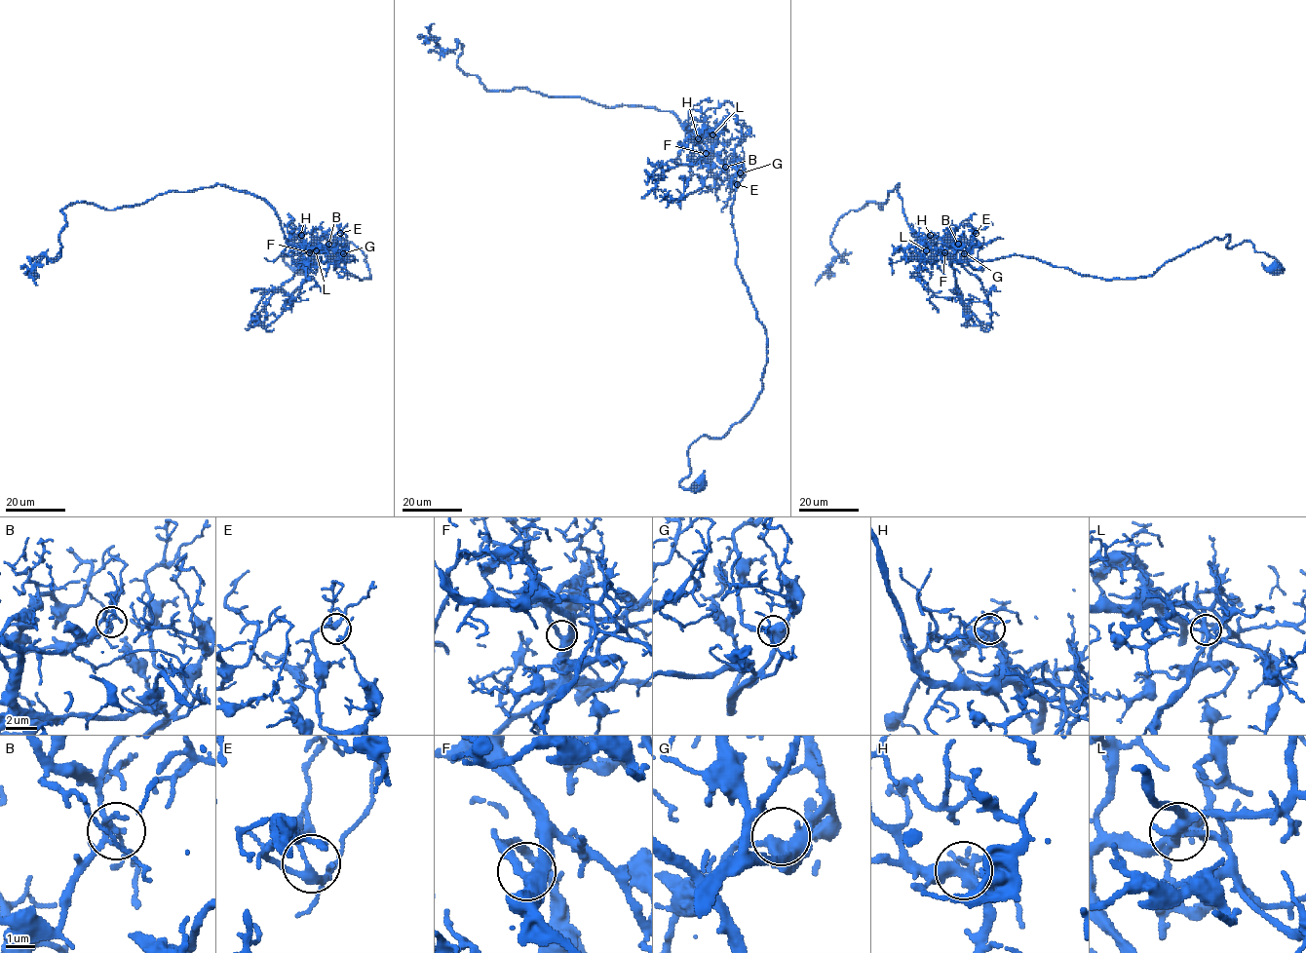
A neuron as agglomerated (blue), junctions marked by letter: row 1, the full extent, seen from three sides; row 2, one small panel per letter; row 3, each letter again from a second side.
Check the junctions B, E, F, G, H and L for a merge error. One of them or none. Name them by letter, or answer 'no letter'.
no letter

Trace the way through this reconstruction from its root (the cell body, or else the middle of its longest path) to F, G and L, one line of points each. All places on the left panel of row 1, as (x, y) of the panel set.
F: (301, 269), (283, 260), (290, 241), (305, 247), (327, 234), (364, 254), (370, 278), (309, 252)
G: (301, 269), (283, 260), (290, 241), (327, 234), (364, 254), (370, 278), (337, 255), (334, 268), (343, 253)
L: (301, 269), (283, 260), (290, 241), (327, 234), (364, 254), (370, 278), (315, 250)

